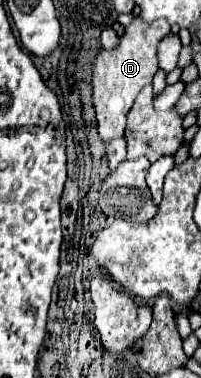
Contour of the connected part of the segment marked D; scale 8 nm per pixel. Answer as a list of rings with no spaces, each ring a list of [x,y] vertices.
[[[135,16],[133,22],[125,28],[123,36],[119,38],[119,44],[113,50],[101,48],[99,54],[95,56],[95,60],[93,60],[93,76],[91,76],[93,108],[95,108],[95,116],[97,116],[97,132],[99,132],[103,142],[109,142],[113,138],[123,138],[123,134],[125,134],[125,112],[129,112],[137,92],[145,84],[151,84],[155,72],[159,70],[159,66],[157,66],[157,44],[161,42],[161,38],[165,34],[169,34],[169,22],[167,20],[155,20],[151,24],[145,24],[139,16]]]

